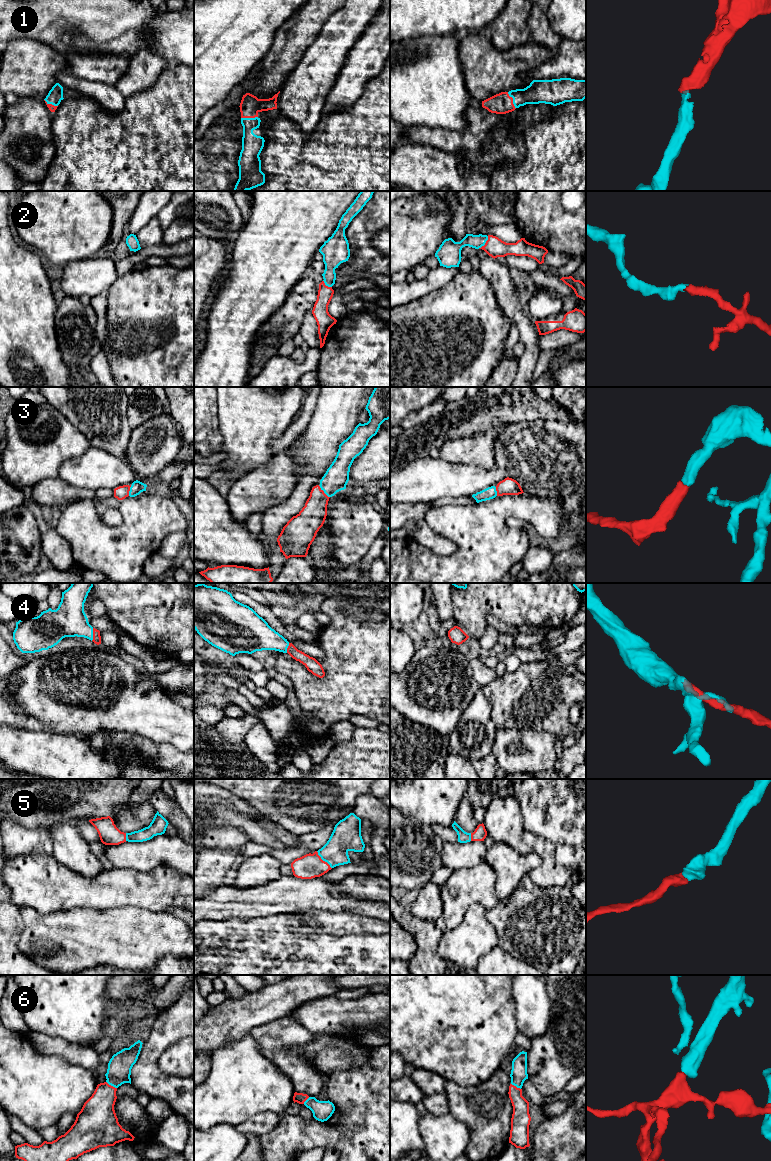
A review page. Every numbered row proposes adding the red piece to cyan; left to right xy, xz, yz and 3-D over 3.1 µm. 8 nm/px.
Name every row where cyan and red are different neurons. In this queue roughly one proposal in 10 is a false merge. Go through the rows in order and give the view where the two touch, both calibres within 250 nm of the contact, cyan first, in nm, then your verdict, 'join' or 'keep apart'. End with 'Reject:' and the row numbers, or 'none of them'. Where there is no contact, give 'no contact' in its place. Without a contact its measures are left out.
1: yz | 190/170 nm | join
2: yz | 110/160 nm | join
3: xz | 200/220 nm | join
4: xy | 280/60 nm | join
5: xz | 220/200 nm | join
6: xy | 190/260 nm | join
Reject: none of them

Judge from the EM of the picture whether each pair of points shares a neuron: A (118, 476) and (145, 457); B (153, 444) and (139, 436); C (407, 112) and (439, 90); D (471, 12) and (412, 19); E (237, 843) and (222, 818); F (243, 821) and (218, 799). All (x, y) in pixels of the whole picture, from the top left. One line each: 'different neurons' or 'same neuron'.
A: different neurons
B: same neuron
C: same neuron
D: same neuron
E: different neurons
F: different neurons

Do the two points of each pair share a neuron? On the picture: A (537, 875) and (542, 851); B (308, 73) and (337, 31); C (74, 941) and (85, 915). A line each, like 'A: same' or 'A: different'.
A: same
B: same
C: same

